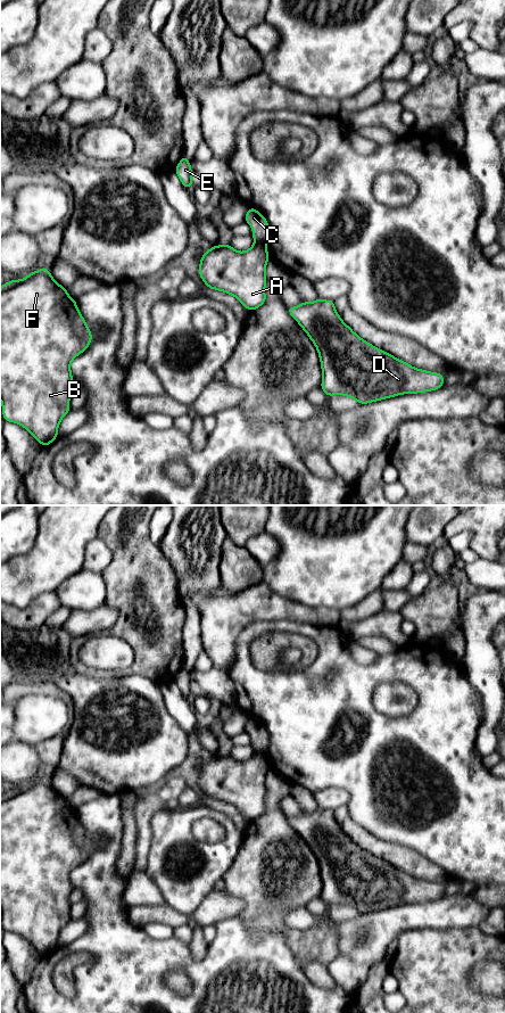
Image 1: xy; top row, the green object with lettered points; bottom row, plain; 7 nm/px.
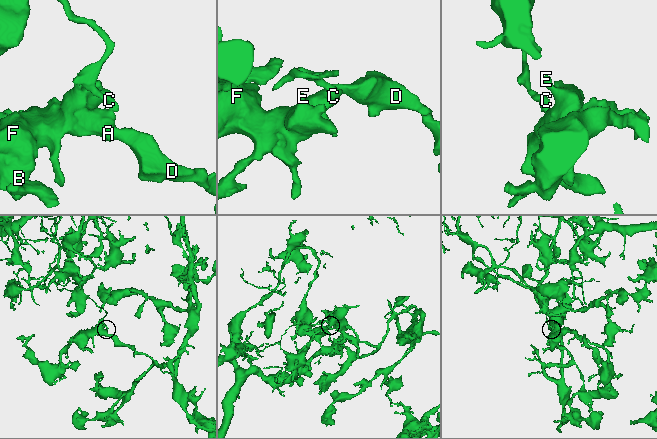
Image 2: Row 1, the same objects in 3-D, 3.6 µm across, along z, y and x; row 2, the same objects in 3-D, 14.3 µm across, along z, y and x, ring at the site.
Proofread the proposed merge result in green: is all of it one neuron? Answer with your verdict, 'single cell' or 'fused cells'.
fused cells

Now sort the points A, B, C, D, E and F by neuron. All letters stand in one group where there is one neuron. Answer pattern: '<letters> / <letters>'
A B D E F / C

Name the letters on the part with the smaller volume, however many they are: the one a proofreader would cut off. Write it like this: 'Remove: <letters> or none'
Remove: C

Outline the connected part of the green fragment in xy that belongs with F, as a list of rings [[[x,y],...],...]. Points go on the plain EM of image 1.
[[[47,777],[36,780],[27,784],[22,790],[11,790],[0,797],[0,909],[2,915],[2,925],[5,931],[15,932],[24,937],[42,956],[51,954],[58,947],[58,937],[61,929],[71,921],[69,919],[69,895],[74,890],[71,882],[72,871],[83,863],[92,850],[84,827],[77,818],[76,810],[73,809],[66,798],[60,796],[51,785]]]

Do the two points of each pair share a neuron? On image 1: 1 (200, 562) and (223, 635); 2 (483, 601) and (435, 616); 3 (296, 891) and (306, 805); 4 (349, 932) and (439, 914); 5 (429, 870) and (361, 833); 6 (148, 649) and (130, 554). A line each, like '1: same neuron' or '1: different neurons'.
1: different neurons
2: different neurons
3: different neurons
4: same neuron
5: same neuron
6: same neuron

